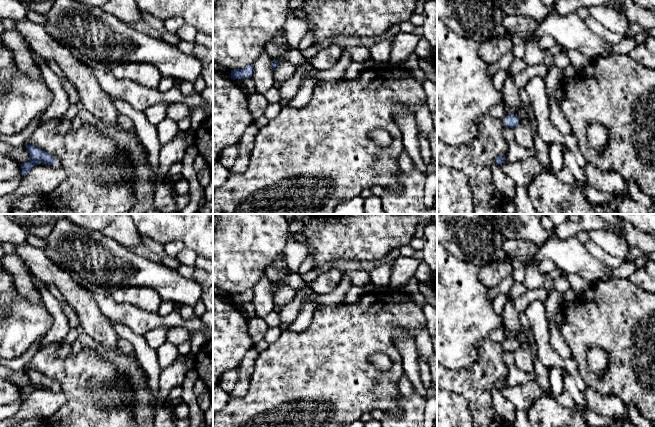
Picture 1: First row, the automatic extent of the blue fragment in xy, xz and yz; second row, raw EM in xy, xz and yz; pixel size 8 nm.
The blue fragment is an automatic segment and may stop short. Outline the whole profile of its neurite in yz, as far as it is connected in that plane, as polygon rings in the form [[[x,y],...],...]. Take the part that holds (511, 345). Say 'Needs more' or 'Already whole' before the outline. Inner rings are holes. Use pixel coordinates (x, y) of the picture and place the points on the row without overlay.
Already whole. [[[506,339],[505,350],[515,352],[519,348],[519,342],[516,339]]]

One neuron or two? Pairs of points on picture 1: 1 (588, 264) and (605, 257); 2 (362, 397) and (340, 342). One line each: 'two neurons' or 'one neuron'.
1: two neurons
2: one neuron

